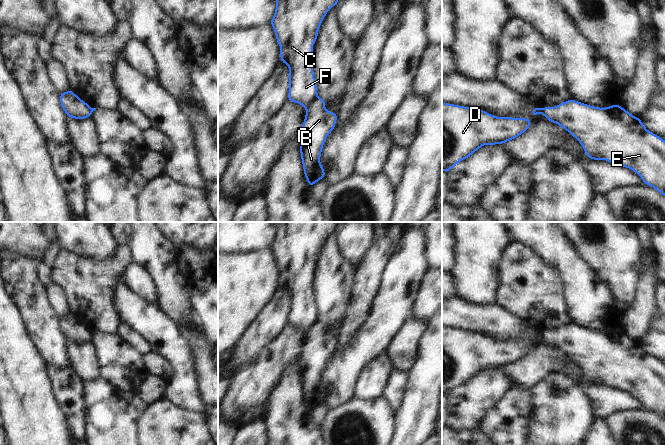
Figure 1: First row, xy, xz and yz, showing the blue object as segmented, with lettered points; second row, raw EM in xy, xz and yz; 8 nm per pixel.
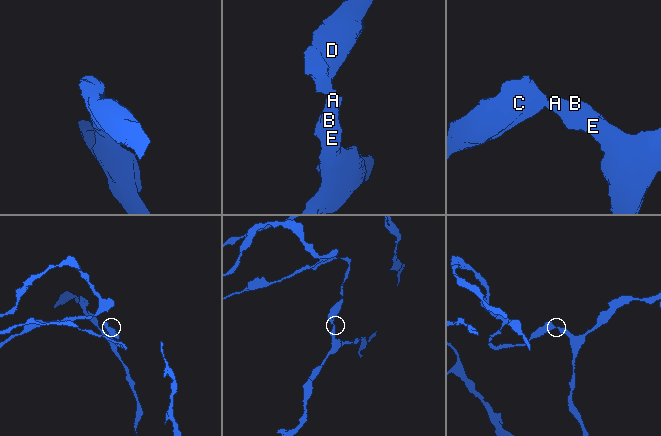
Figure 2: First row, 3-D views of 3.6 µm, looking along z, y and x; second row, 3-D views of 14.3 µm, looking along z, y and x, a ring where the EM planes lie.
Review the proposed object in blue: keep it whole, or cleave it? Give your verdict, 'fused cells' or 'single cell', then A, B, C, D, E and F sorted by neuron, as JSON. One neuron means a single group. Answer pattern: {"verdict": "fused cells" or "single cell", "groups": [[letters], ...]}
{"verdict": "fused cells", "groups": [["A", "B", "E"], ["C", "D", "F"]]}

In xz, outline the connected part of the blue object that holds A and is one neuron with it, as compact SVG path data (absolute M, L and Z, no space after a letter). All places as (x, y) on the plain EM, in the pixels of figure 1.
M316 321L307 331L300 352L300 380L309 411L326 402L321 390L321 377L327 360L335 353L337 336L325 333L326 325Z

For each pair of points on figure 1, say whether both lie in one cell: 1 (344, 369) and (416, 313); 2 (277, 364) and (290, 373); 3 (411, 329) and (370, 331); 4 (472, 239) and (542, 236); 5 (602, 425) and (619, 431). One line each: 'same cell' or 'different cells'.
1: different cells
2: different cells
3: different cells
4: different cells
5: different cells

